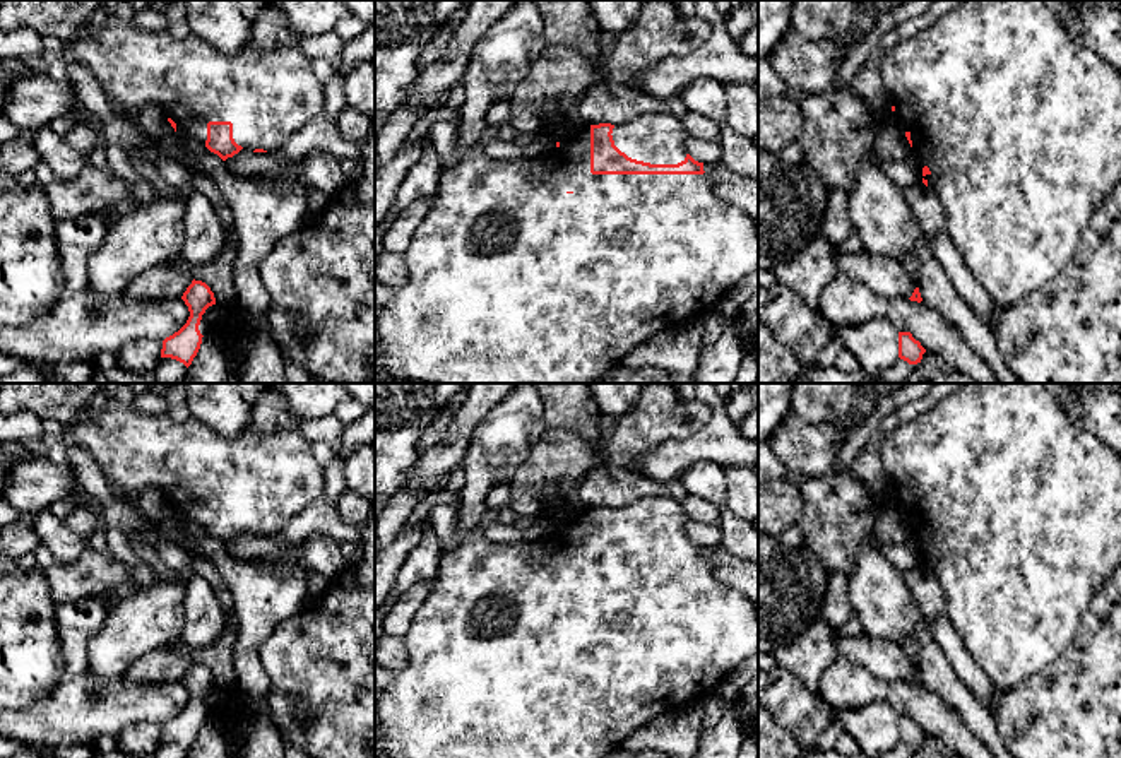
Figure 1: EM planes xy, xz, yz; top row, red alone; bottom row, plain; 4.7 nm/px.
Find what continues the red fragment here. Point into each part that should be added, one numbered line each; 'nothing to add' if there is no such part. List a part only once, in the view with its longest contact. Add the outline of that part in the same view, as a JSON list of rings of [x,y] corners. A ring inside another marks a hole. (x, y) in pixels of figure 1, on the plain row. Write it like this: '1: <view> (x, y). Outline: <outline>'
1: xz (507, 657). Outline: [[[590,510],[541,541],[491,542],[481,534],[442,554],[431,594],[419,606],[404,635],[407,666],[394,672],[392,684],[375,698],[375,720],[382,737],[375,758],[604,758],[637,729],[678,714],[698,696],[709,696],[744,659],[758,654],[758,613],[739,590],[719,582],[712,561],[703,558],[592,558]]]

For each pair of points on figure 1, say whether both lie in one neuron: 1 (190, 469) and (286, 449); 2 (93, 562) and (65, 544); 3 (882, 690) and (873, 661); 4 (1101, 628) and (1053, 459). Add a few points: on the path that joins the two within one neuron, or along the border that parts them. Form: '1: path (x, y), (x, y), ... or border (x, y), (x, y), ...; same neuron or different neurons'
1: path (214, 471), (243, 471), (249, 466), (262, 466); same neuron
2: border (88, 548), (71, 563), (55, 563); different neurons
3: border (842, 657), (865, 666), (880, 678), (907, 681); different neurons
4: border (1103, 582), (1075, 635); different neurons

